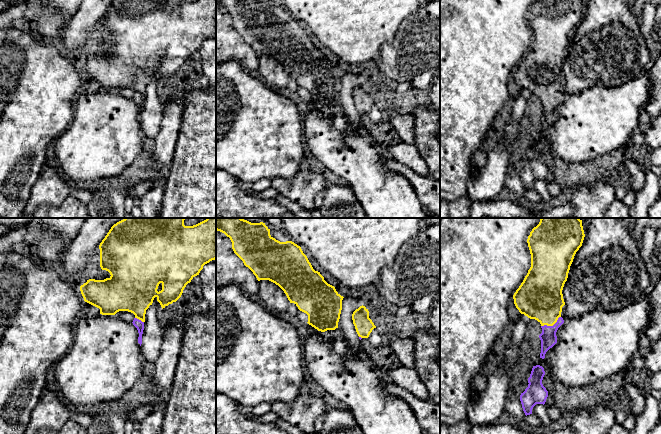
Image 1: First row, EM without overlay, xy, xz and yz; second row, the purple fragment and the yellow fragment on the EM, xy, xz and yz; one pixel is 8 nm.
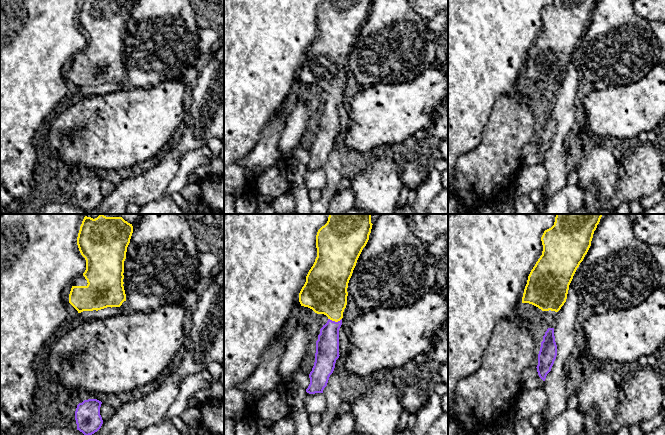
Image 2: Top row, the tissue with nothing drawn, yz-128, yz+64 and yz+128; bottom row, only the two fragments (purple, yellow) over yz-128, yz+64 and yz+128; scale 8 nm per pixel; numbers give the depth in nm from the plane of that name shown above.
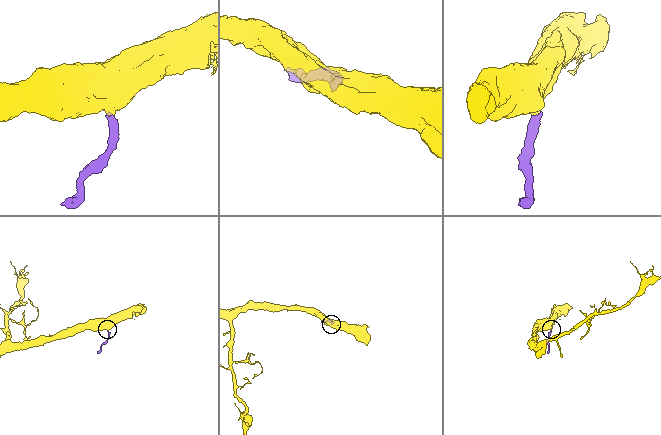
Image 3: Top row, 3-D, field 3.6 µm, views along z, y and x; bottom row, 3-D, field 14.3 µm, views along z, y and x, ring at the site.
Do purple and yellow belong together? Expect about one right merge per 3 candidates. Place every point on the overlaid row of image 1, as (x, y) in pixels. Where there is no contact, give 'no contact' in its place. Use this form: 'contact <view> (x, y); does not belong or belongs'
contact yz (551, 326); belongs

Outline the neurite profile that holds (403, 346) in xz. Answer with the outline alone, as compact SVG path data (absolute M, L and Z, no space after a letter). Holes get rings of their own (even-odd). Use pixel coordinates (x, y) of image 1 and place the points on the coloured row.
M402 334L399 336L389 336L386 343L396 354L404 367L414 368L415 342L412 337Z

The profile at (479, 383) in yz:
M485 362L482 364L480 371L476 374L472 381L471 392L472 394L483 392L487 387L488 376L484 373Z

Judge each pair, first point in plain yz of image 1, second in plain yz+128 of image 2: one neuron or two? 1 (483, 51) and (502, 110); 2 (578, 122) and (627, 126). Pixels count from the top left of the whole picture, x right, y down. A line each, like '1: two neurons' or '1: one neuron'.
1: two neurons
2: one neuron

